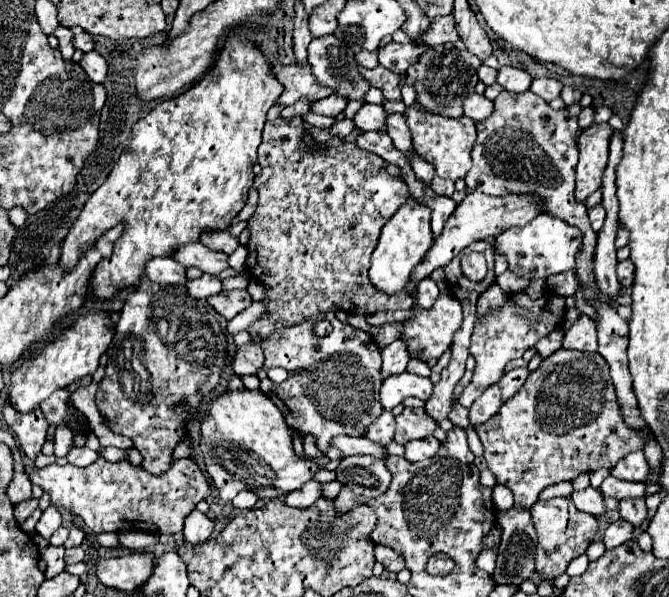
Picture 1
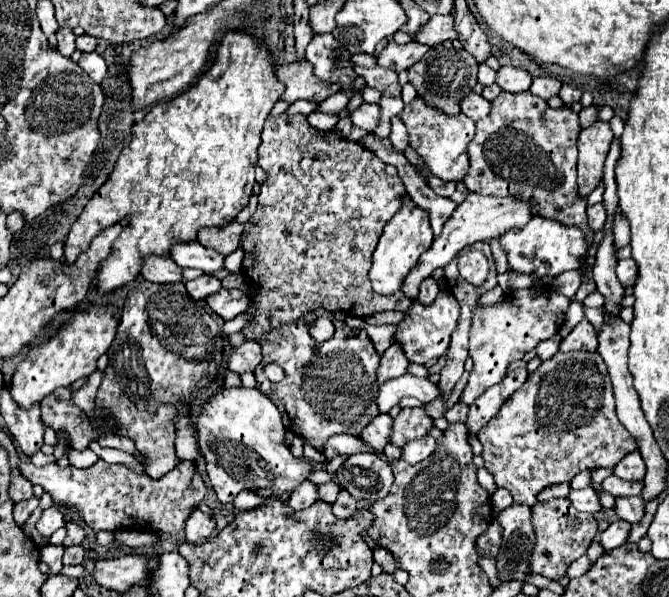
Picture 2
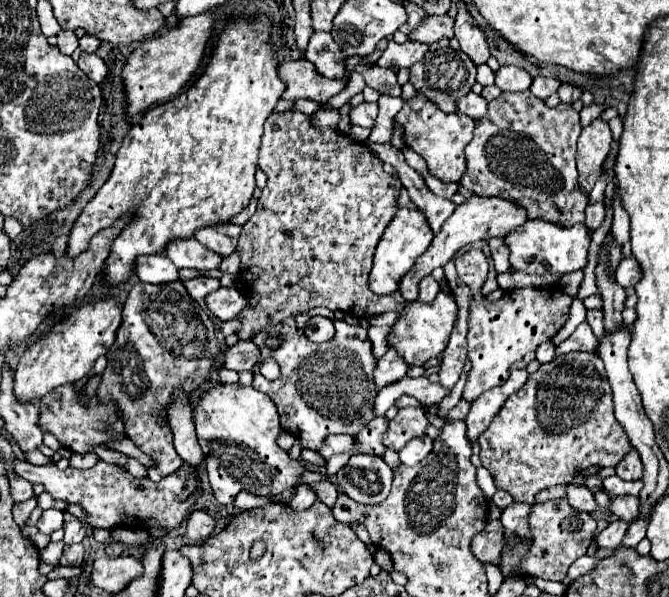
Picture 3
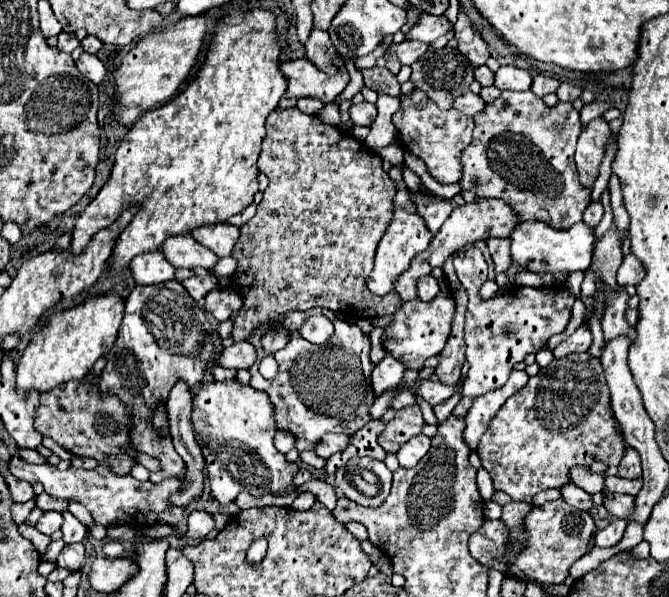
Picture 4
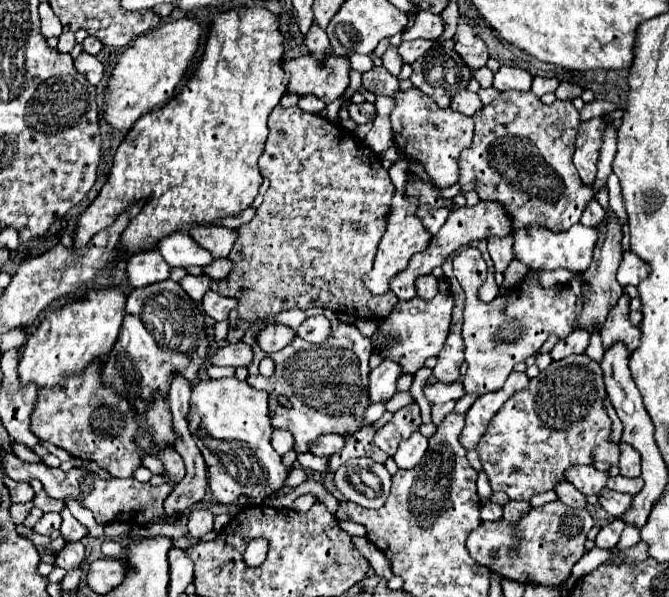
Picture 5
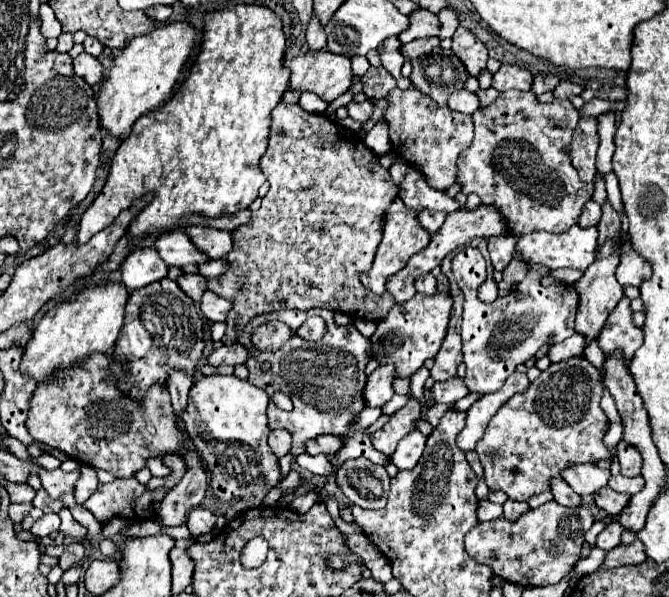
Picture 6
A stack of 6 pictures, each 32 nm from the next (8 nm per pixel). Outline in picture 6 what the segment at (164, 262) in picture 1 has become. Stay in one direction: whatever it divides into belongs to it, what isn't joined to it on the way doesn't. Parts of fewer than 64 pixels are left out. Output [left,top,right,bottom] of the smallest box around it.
[122,246,166,290]

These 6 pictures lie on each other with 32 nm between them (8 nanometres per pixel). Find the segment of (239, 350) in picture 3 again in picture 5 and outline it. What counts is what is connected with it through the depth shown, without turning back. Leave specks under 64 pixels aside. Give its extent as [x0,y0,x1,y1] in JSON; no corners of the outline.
[210,342,252,368]

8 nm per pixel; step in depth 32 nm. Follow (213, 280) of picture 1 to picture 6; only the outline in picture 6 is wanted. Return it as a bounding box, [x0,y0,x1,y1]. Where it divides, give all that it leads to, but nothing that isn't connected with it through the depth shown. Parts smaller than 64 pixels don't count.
[176,274,206,302]

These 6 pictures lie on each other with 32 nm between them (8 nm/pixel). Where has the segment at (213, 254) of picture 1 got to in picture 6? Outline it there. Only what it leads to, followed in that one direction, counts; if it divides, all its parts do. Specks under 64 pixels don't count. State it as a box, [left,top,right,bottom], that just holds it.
[154,228,208,266]

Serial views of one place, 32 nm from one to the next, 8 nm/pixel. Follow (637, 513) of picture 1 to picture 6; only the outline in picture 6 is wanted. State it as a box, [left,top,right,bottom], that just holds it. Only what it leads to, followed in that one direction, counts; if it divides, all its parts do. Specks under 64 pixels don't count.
[594,486,630,514]

